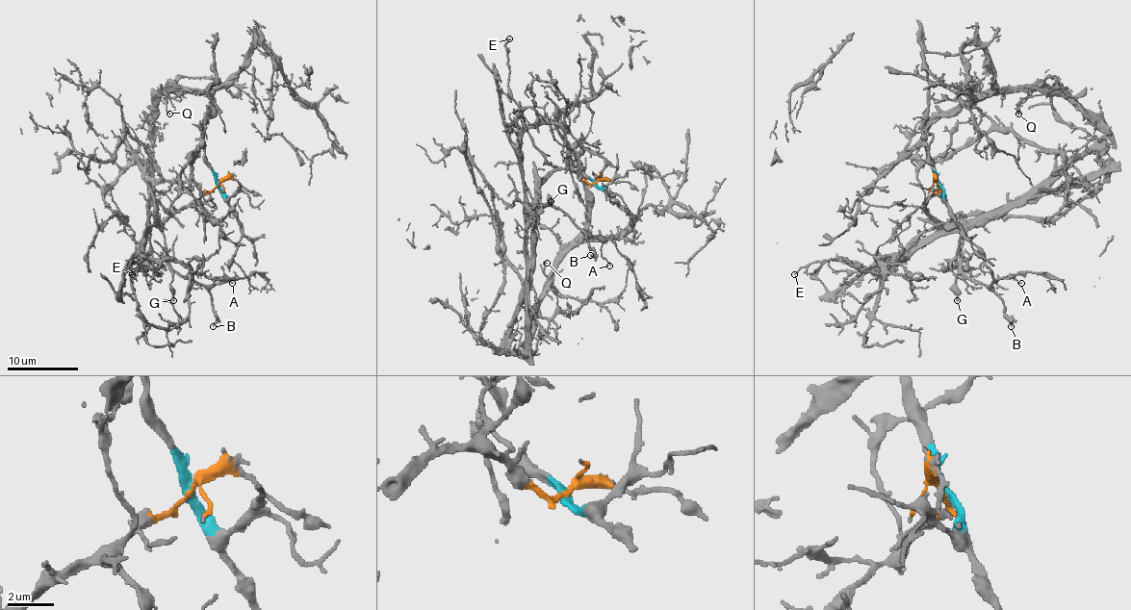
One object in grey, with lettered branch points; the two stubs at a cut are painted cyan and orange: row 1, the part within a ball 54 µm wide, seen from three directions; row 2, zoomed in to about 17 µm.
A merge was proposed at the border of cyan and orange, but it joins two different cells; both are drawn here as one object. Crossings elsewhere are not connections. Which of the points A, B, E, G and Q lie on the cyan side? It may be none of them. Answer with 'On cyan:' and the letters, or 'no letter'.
On cyan: Q

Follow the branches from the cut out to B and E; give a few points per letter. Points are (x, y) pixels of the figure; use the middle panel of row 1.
B: (595, 182), (570, 169), (556, 169), (538, 191), (540, 209), (552, 205), (574, 223), (593, 251), (590, 255)
E: (595, 182), (570, 169), (556, 169), (531, 196), (521, 165), (521, 111), (508, 87), (510, 38)

